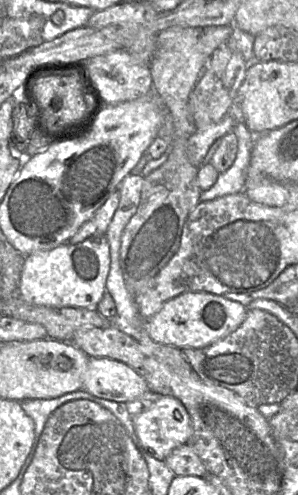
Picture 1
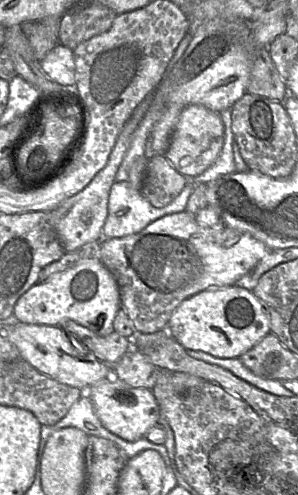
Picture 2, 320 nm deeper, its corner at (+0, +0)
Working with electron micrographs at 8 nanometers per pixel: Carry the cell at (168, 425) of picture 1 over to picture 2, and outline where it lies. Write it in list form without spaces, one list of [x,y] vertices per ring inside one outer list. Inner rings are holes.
[[[113,376],[89,387],[84,394],[92,400],[103,427],[128,442],[145,437],[152,427],[158,425],[161,417],[159,405],[151,390],[131,387]]]

